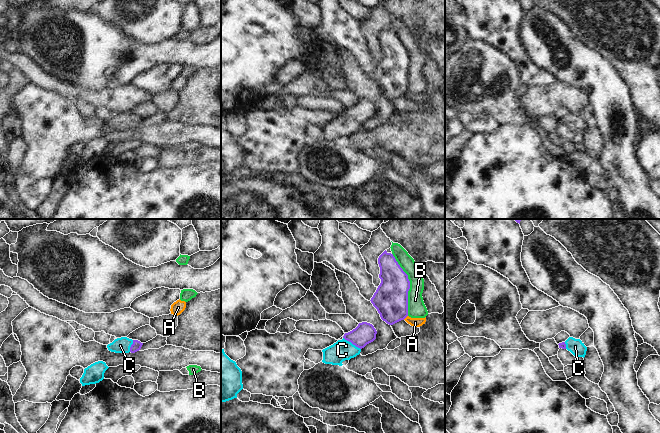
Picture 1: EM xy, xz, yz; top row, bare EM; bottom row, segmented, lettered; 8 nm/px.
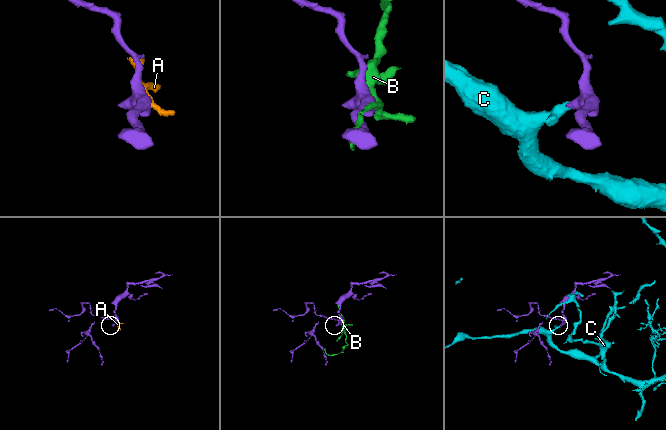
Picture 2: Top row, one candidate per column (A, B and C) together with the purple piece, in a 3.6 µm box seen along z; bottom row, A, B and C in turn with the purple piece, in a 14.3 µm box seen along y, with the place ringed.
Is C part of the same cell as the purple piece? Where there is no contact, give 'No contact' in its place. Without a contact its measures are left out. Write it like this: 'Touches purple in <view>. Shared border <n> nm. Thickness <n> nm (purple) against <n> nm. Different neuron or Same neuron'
Touches purple in xz. Shared border 170 nm. Thickness 170 nm (purple) against 170 nm. Same neuron.

